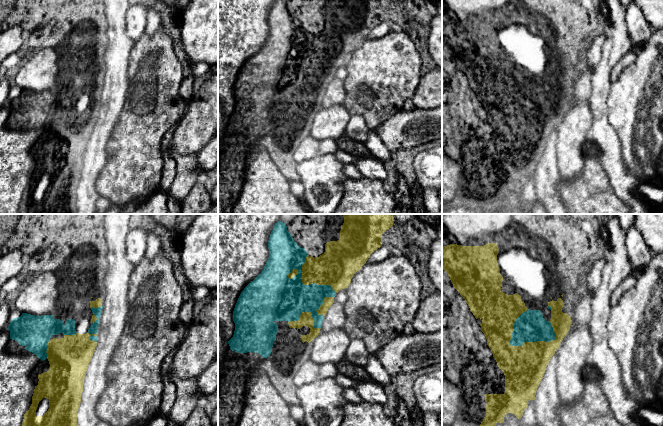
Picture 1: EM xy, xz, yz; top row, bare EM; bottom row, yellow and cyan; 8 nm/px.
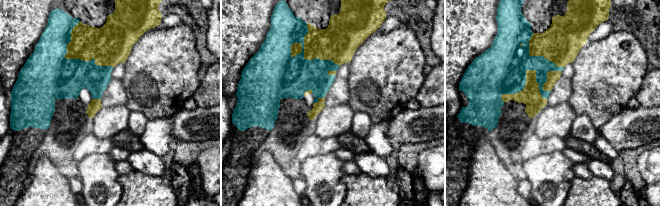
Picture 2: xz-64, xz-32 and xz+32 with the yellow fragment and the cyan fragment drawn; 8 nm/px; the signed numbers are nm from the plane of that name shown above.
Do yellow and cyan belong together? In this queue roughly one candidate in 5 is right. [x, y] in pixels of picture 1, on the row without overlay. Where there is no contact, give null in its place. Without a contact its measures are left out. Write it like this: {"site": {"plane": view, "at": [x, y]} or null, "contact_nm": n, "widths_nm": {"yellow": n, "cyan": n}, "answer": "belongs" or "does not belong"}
{"site": {"plane": "yz", "at": [532, 118]}, "contact_nm": 400, "widths_nm": {"yellow": 340, "cyan": 240}, "answer": "does not belong"}

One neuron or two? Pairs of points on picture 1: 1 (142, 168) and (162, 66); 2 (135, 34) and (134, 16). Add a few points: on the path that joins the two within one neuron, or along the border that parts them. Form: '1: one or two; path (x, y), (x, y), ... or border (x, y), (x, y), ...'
1: one; path (142, 143), (142, 123), (152, 108), (153, 91)
2: one; path (135, 30), (135, 20)

